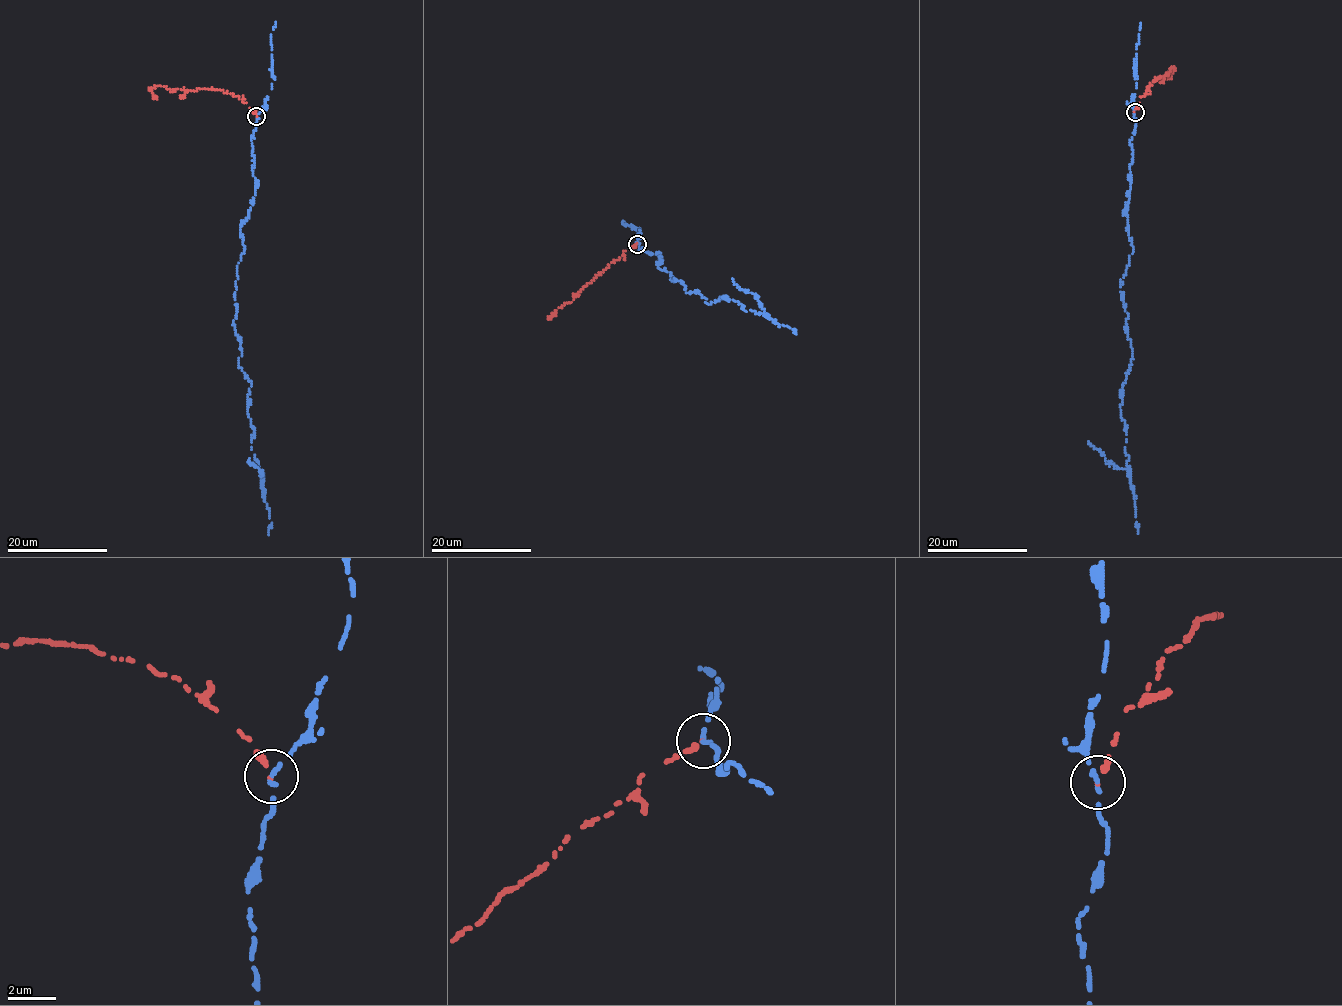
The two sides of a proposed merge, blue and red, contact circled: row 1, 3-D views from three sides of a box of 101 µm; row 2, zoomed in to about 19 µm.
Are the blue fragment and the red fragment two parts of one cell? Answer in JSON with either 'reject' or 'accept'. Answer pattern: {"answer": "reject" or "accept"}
{"answer": "reject"}

